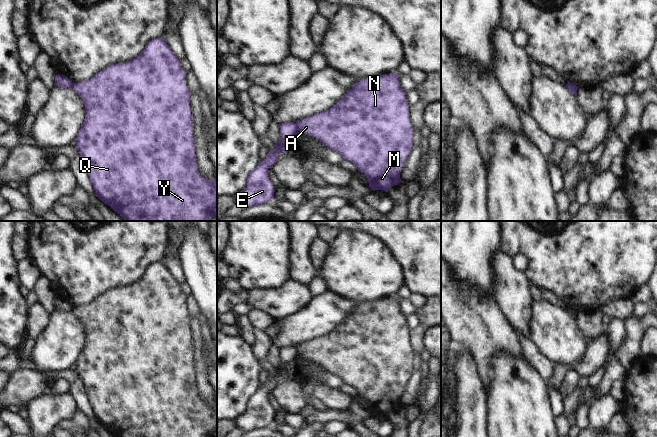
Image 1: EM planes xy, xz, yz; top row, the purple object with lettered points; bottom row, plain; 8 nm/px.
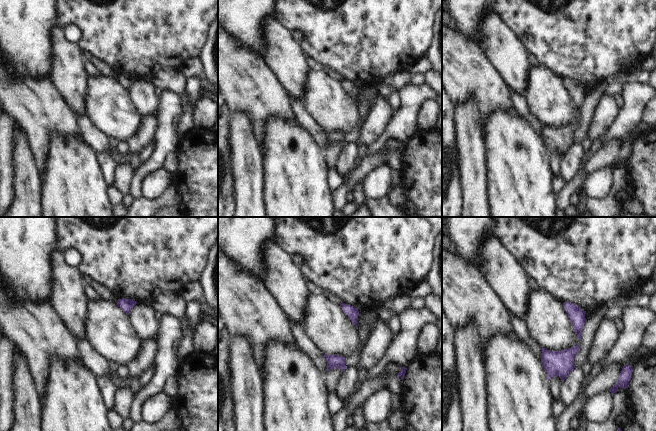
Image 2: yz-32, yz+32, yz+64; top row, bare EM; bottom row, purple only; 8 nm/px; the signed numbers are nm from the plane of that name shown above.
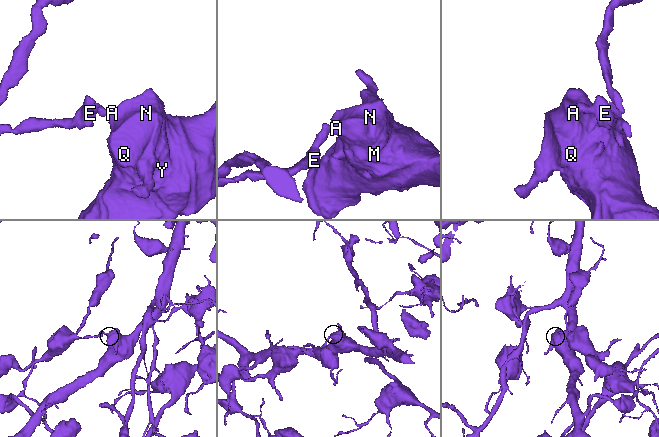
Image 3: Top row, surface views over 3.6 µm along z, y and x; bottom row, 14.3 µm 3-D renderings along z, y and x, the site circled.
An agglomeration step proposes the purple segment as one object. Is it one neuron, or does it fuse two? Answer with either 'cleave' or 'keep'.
cleave

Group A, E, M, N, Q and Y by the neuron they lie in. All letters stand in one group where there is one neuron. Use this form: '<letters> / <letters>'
A M N Q Y / E

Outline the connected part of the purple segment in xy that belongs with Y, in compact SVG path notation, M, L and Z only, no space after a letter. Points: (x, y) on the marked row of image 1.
M160 37L149 41L137 58L108 66L87 81L73 83L72 88L83 99L86 110L85 120L75 139L75 149L84 160L95 195L125 221L208 221L212 217L217 217L217 183L214 178L207 180L202 177L197 168L193 119L189 106L191 92L185 84L186 73L168 44Z

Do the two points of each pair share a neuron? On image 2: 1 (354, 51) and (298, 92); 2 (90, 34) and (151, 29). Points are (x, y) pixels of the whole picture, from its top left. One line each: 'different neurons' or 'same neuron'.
1: different neurons
2: same neuron

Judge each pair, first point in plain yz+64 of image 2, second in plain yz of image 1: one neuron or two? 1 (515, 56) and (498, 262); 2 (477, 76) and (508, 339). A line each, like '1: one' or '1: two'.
1: one
2: one

